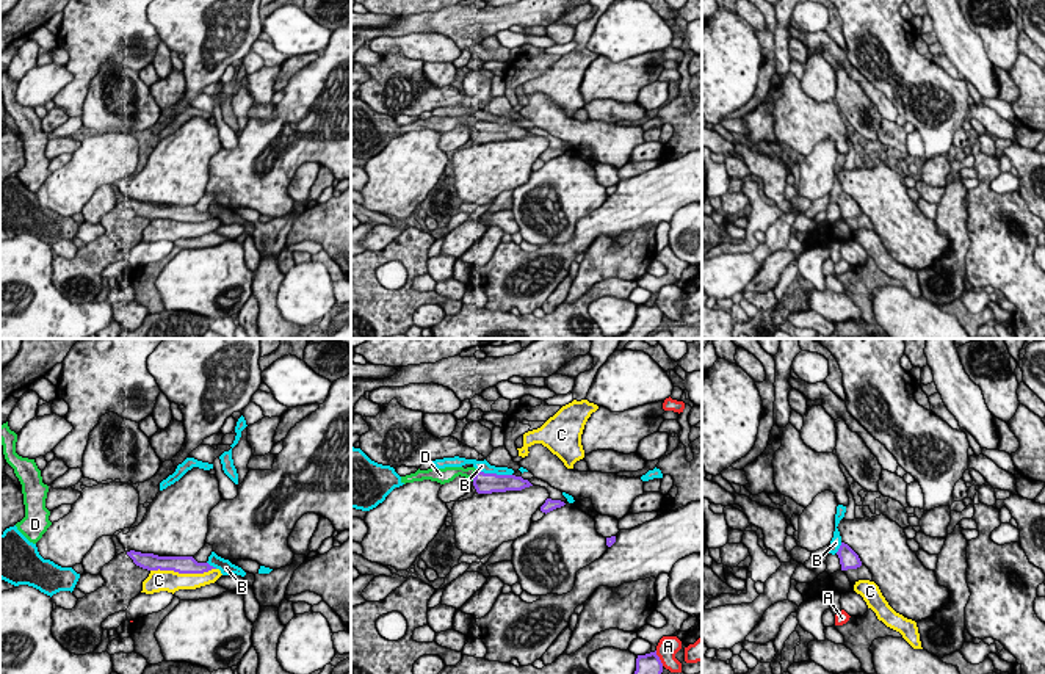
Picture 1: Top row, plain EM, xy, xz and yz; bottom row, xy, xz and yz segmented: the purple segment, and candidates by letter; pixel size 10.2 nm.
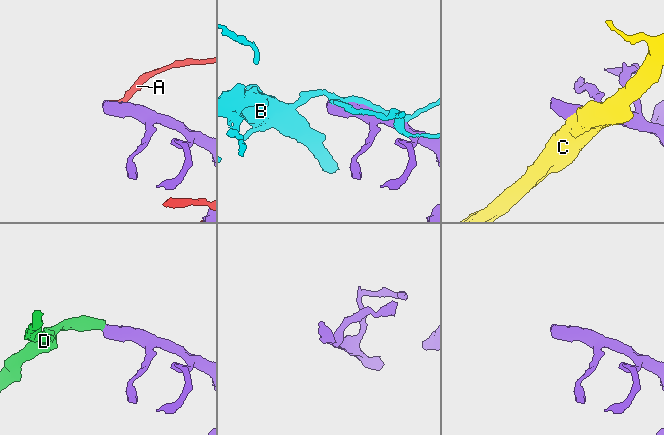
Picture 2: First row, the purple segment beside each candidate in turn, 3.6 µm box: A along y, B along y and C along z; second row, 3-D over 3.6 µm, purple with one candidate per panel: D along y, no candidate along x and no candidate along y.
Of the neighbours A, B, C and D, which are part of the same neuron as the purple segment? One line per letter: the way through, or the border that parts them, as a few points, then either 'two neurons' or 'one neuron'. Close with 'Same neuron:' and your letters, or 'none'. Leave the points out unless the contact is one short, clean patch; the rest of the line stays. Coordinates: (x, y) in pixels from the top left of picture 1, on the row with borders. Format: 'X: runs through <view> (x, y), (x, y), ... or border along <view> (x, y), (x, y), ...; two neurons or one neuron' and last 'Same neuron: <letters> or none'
A: two neurons
B: two neurons
C: two neurons
D: one neuron
Same neuron: D

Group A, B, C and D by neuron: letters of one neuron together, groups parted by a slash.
A / B / C / D

